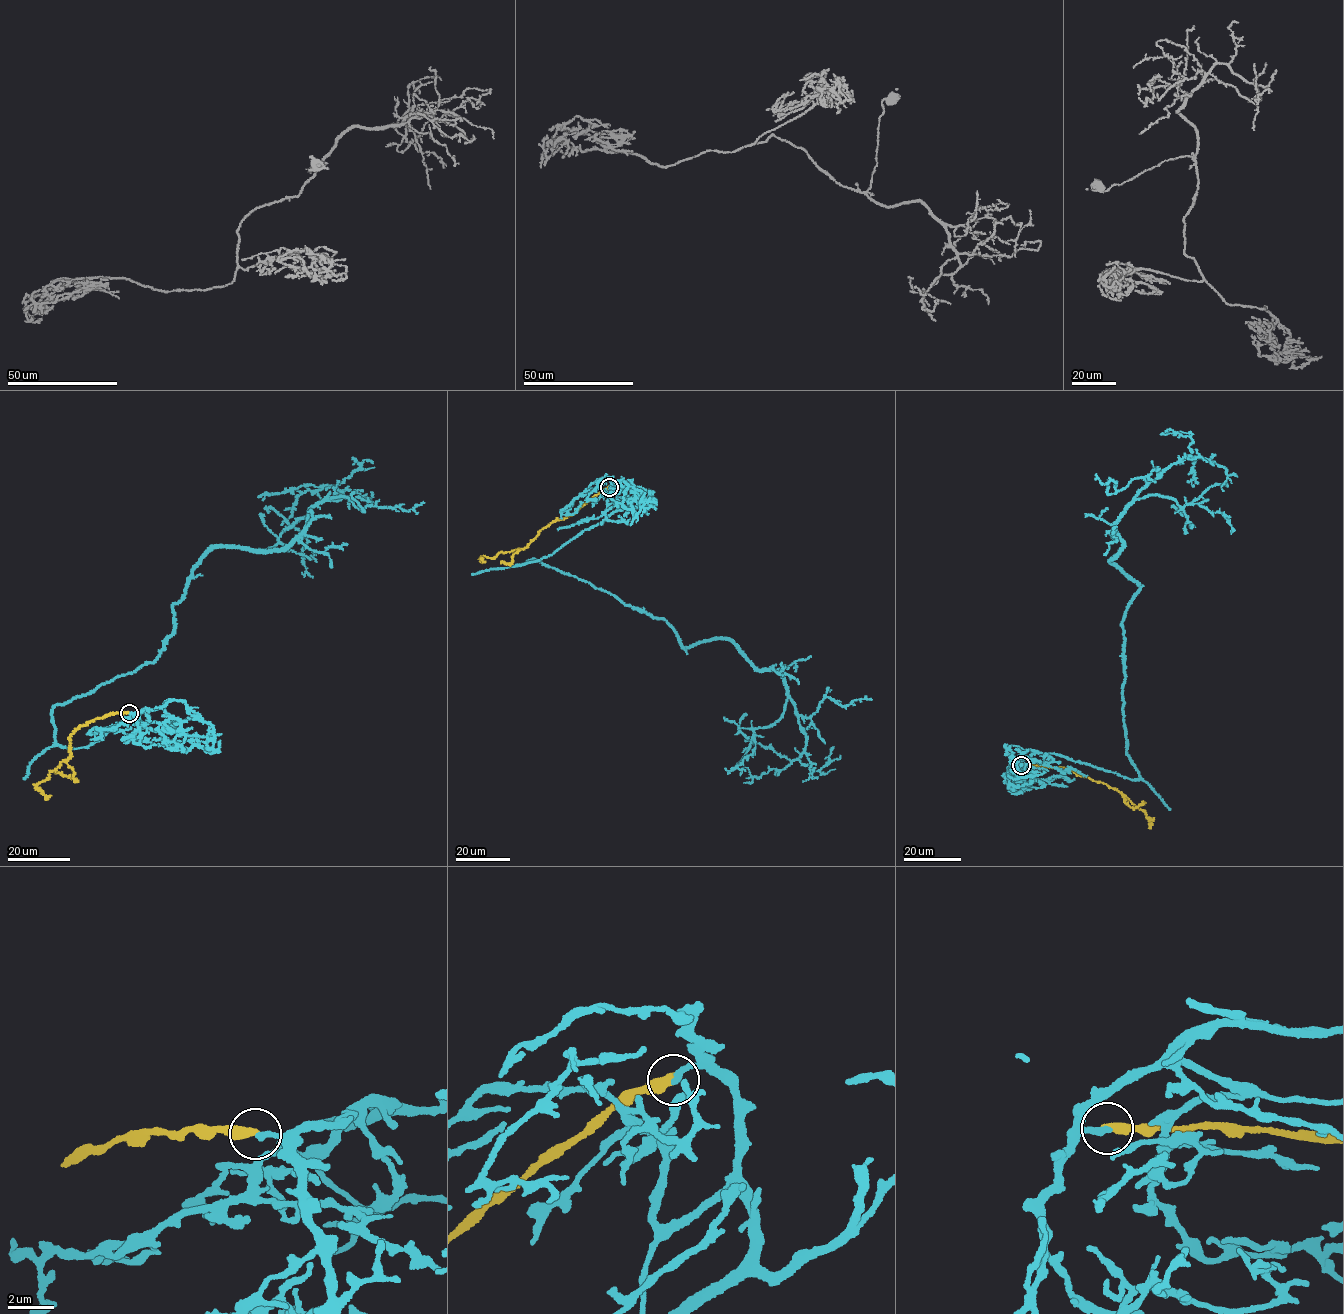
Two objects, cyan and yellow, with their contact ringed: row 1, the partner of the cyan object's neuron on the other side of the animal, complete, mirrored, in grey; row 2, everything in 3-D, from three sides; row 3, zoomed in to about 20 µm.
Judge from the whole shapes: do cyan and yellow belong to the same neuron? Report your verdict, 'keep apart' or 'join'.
keep apart

